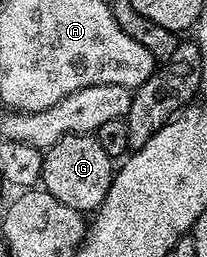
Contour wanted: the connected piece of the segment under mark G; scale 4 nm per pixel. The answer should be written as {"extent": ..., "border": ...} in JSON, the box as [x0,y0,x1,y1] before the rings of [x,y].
{"extent":[40,134,114,211],"border":[[[67,134],[44,150],[40,184],[51,195],[55,195],[59,203],[67,203],[67,207],[96,211],[105,202],[114,172],[114,158],[109,157],[107,151],[103,151],[103,147],[99,147],[94,134]]]}

